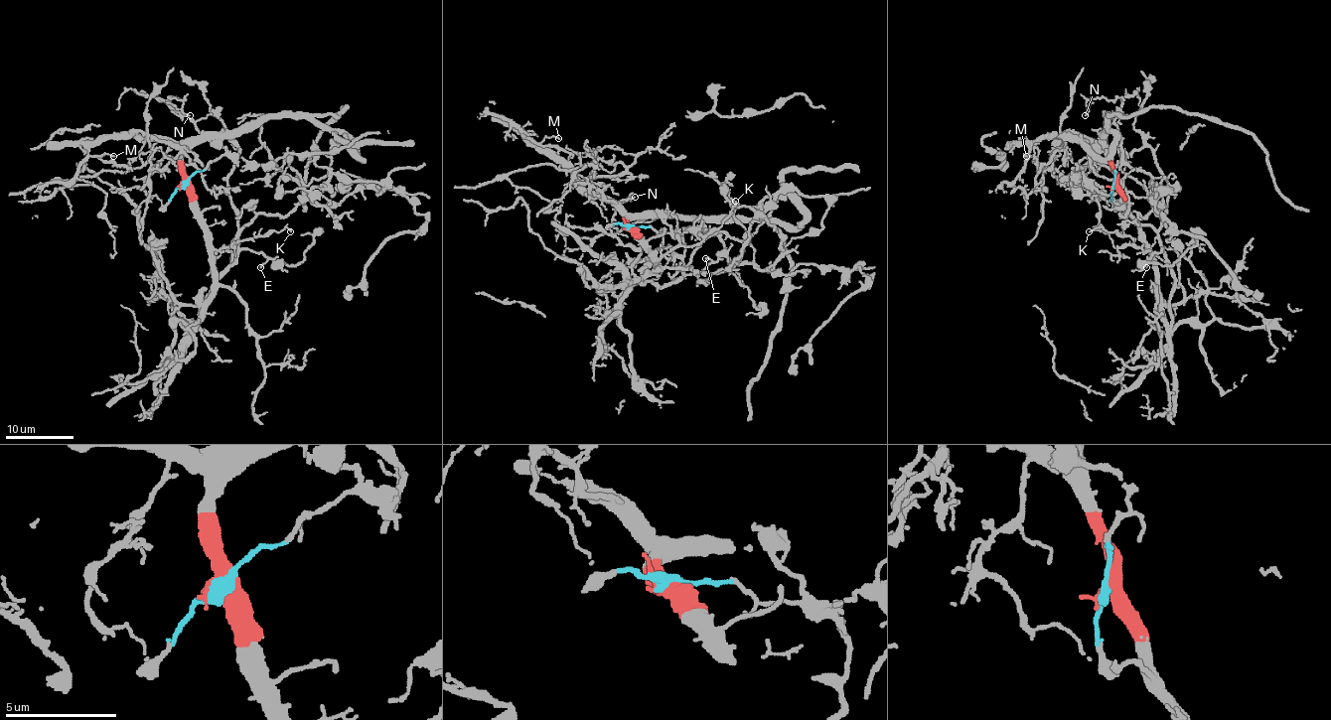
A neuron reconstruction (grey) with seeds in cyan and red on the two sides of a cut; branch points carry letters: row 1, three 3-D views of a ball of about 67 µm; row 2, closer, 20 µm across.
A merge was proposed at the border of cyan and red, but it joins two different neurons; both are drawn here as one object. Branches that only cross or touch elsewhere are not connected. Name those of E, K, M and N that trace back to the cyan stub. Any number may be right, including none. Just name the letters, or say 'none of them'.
E

